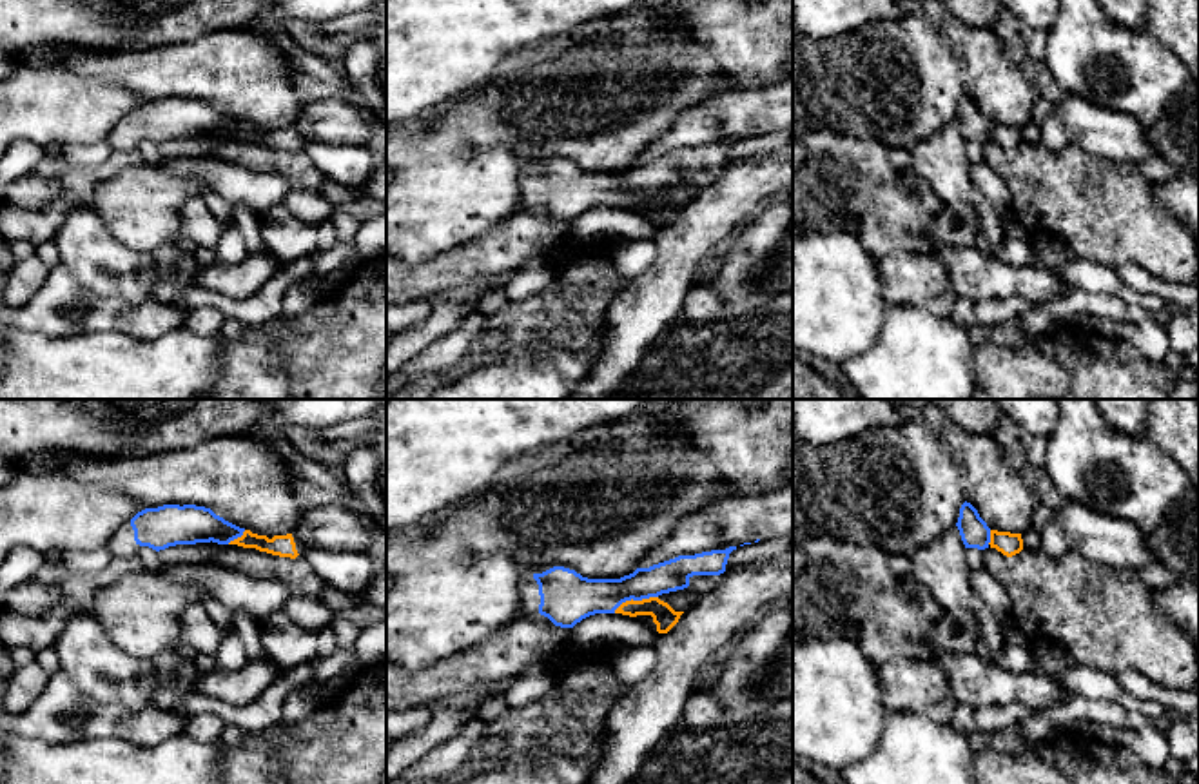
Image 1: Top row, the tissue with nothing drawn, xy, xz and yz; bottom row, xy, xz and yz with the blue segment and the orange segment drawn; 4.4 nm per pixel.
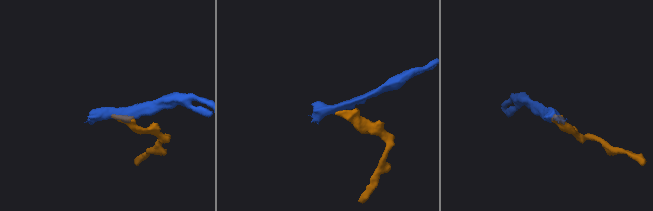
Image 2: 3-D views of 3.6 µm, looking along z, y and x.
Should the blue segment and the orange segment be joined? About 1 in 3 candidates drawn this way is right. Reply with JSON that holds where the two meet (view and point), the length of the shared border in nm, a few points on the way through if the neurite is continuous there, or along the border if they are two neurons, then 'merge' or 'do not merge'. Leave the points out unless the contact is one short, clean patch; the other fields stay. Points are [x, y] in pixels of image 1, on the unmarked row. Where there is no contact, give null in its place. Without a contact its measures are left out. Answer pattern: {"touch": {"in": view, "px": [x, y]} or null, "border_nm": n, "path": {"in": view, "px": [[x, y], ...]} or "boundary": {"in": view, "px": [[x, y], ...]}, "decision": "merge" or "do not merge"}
{"touch": {"in": "xz", "px": [635, 193]}, "border_nm": 220, "path": {"in": "xz", "px": [[579, 191], [635, 193], [646, 195], [664, 209]]}, "decision": "merge"}

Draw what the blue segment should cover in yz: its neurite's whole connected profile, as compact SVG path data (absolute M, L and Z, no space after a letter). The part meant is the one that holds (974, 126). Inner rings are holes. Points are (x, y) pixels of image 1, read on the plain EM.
M963 96L956 116L965 142L996 142L1007 151L1023 143L1021 127L990 123L970 96Z

